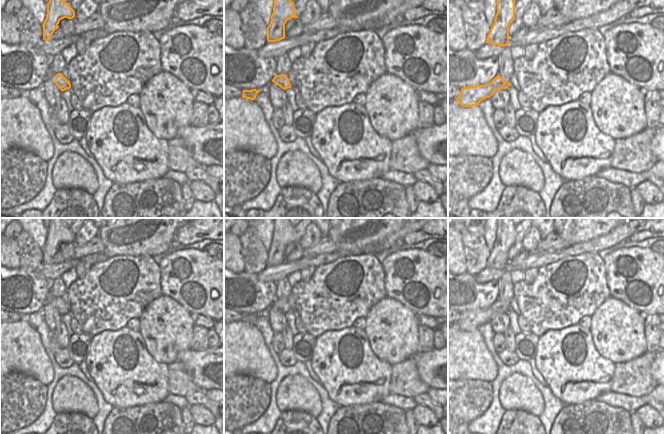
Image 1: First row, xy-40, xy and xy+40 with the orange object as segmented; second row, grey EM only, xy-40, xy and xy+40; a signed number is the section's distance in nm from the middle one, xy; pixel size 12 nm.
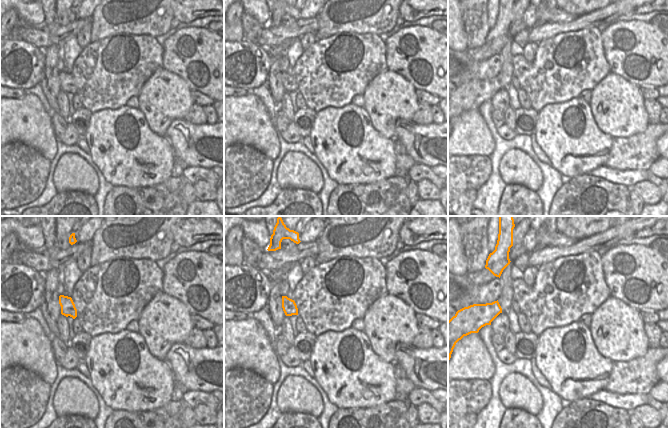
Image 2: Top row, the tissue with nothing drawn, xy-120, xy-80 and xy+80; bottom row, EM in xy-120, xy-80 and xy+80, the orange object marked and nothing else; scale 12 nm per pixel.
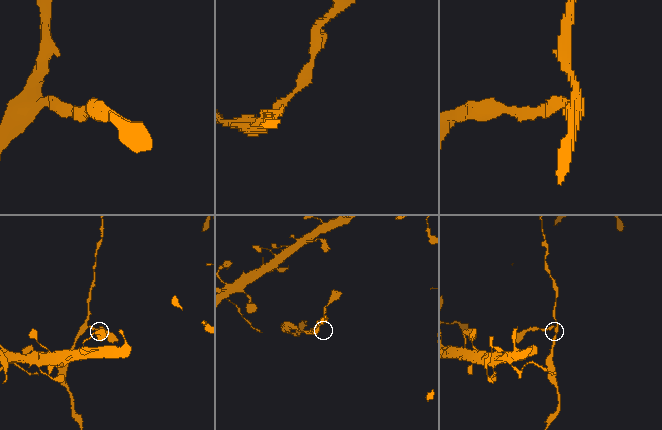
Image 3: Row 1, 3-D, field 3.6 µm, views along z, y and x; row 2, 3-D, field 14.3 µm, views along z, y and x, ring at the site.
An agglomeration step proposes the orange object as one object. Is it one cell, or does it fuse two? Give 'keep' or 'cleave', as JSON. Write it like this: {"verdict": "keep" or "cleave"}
{"verdict": "keep"}

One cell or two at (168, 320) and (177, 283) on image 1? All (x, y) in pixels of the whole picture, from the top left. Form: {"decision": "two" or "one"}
{"decision": "two"}

